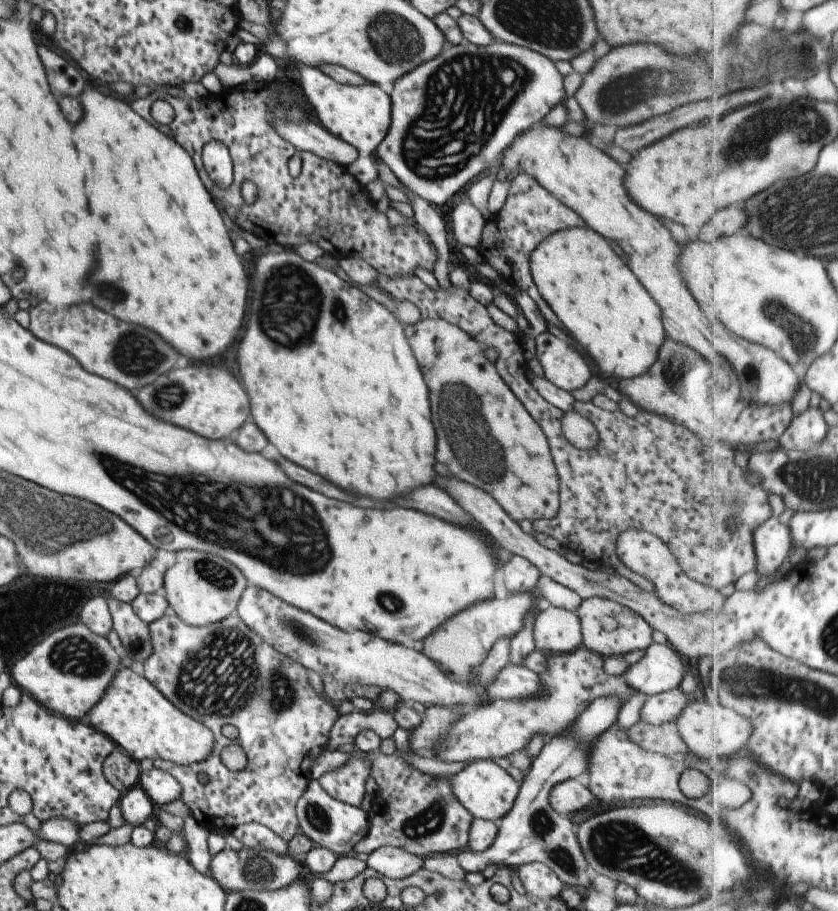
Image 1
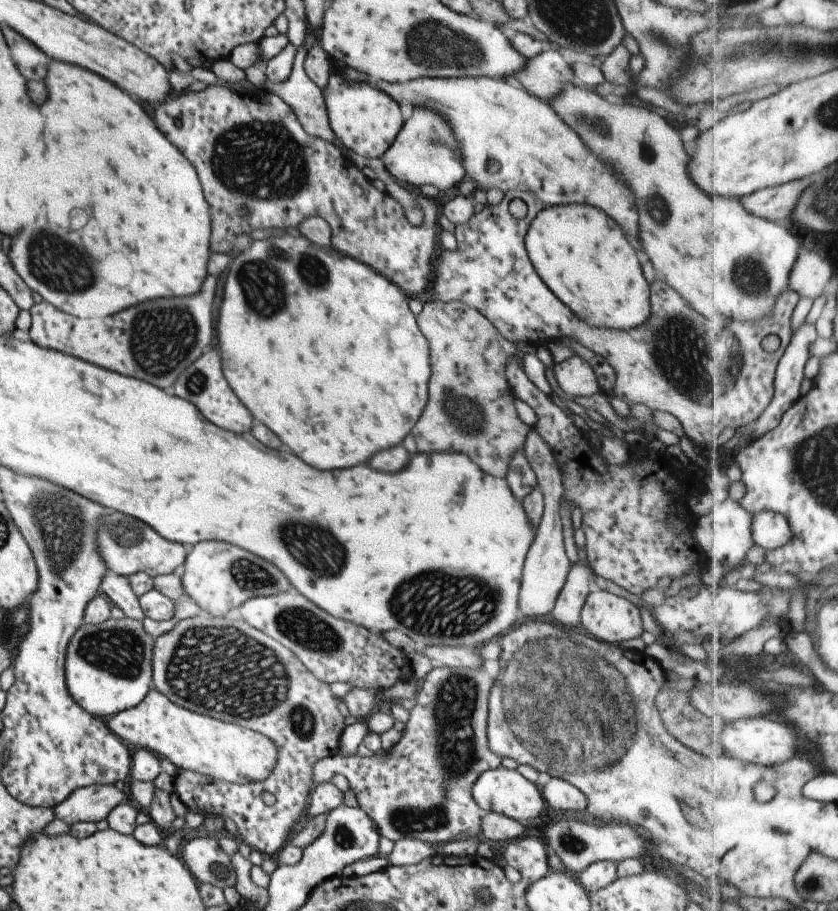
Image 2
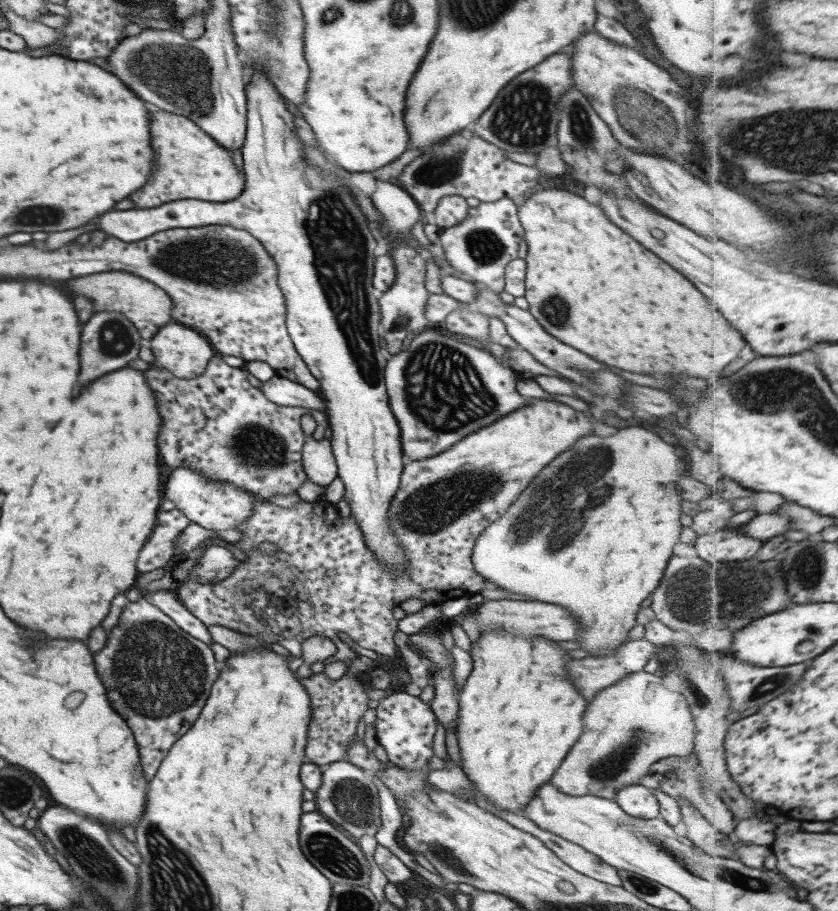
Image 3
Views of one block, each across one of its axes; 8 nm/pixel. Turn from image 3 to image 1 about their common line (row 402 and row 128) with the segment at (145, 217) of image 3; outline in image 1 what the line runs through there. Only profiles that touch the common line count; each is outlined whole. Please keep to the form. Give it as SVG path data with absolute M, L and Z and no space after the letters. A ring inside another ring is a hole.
M297 64L296 69L299 72L297 82L325 130L353 146L359 158L365 158L369 164L390 125L389 95L367 82L357 86L342 85L325 76L317 67Z

